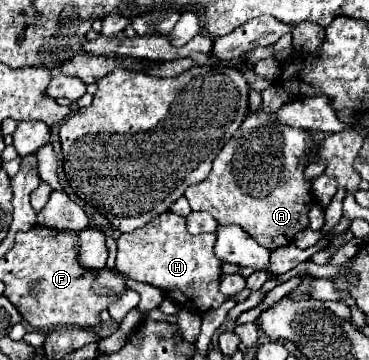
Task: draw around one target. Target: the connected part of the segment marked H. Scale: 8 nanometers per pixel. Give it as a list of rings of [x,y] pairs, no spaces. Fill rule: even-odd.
[[[162,213],[136,233],[124,233],[118,237],[116,269],[124,271],[130,279],[160,287],[172,301],[184,309],[204,313],[226,301],[220,293],[220,261],[214,255],[214,233],[190,235],[184,217],[174,213]]]

